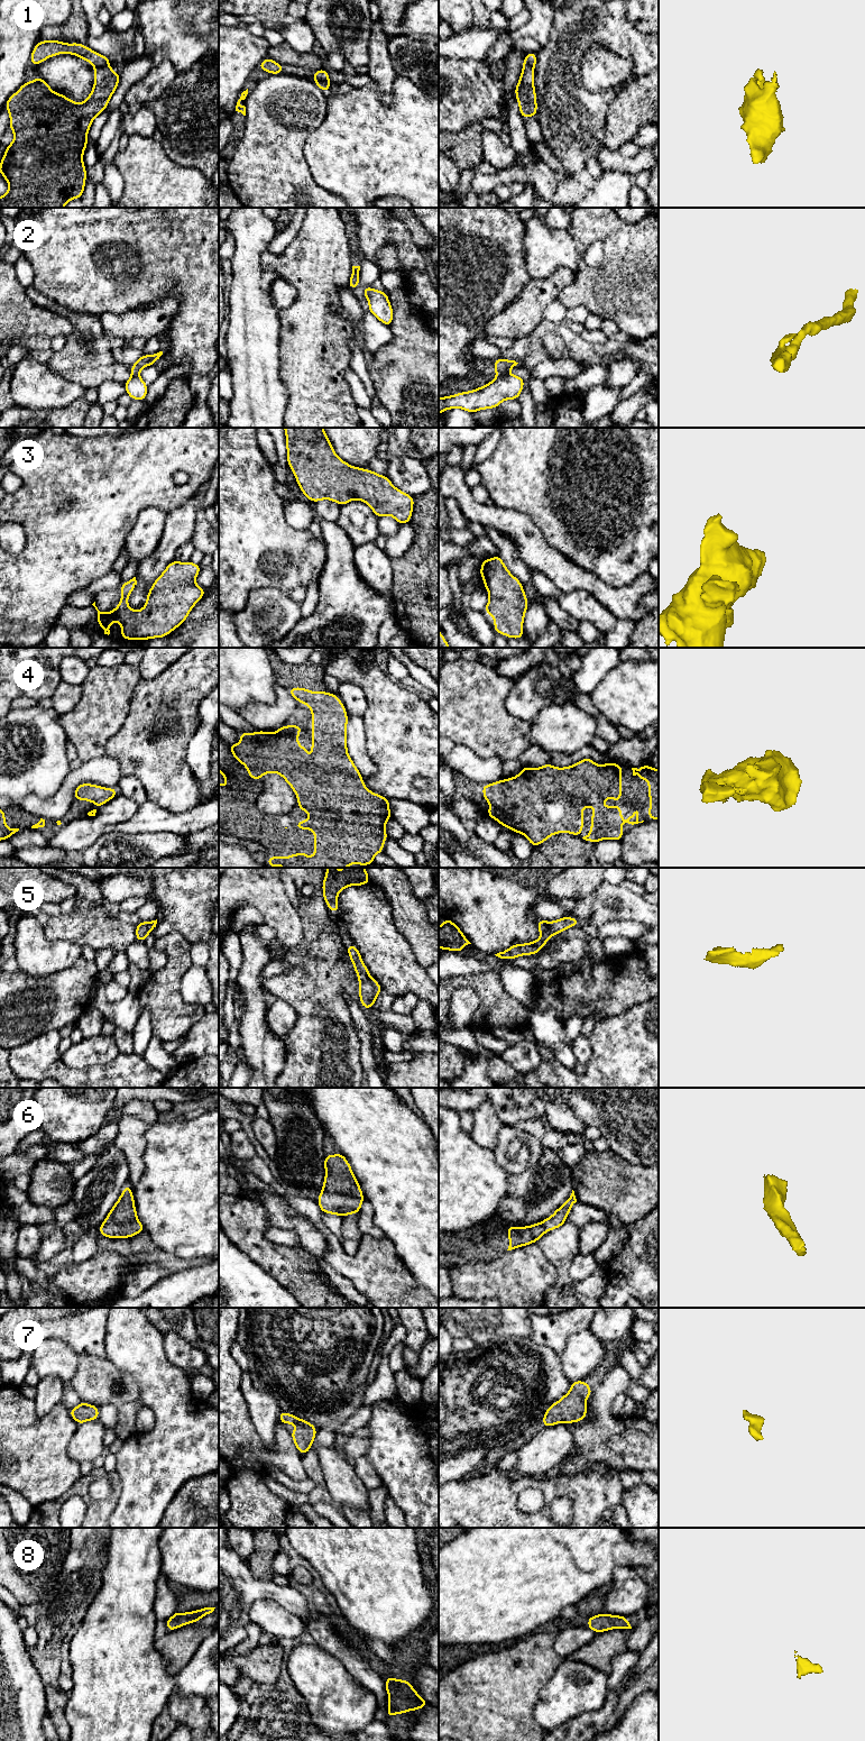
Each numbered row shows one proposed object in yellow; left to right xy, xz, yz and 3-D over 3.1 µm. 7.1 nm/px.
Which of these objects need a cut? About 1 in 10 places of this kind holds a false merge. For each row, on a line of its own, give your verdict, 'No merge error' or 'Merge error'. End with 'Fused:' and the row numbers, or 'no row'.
1: No merge error
2: Merge error
3: No merge error
4: No merge error
5: No merge error
6: No merge error
7: No merge error
8: No merge error
Fused: 2

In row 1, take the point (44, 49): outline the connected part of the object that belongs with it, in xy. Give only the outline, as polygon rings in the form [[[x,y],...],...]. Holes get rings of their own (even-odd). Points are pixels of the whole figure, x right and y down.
[[[61,40],[38,42],[30,56],[30,65],[39,65],[45,59],[58,54],[71,54],[88,61],[94,66],[94,85],[88,99],[77,103],[62,93],[55,93],[46,81],[37,77],[25,82],[4,104],[10,114],[9,128],[13,131],[13,141],[7,146],[0,161],[0,173],[9,184],[8,192],[0,198],[0,208],[64,208],[73,200],[82,198],[86,181],[86,167],[83,164],[83,153],[88,146],[88,132],[94,118],[103,112],[114,93],[120,74],[114,72],[109,63],[109,57],[93,52],[80,43],[66,44]]]

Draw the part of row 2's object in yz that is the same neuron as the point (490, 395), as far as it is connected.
[[[504,375],[479,388],[439,397],[439,414],[449,409],[462,409],[470,413],[495,409],[505,400],[517,400],[524,383],[525,381],[517,375]]]

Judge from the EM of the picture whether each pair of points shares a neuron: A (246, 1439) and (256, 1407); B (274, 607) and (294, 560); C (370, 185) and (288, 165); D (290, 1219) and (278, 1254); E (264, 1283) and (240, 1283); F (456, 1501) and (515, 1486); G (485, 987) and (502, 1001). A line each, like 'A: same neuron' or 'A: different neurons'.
A: different neurons
B: different neurons
C: different neurons
D: different neurons
E: same neuron
F: same neuron
G: same neuron

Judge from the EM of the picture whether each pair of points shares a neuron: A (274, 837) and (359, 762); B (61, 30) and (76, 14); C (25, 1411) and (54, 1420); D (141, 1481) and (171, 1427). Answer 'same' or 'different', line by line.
A: different
B: same
C: same
D: same

